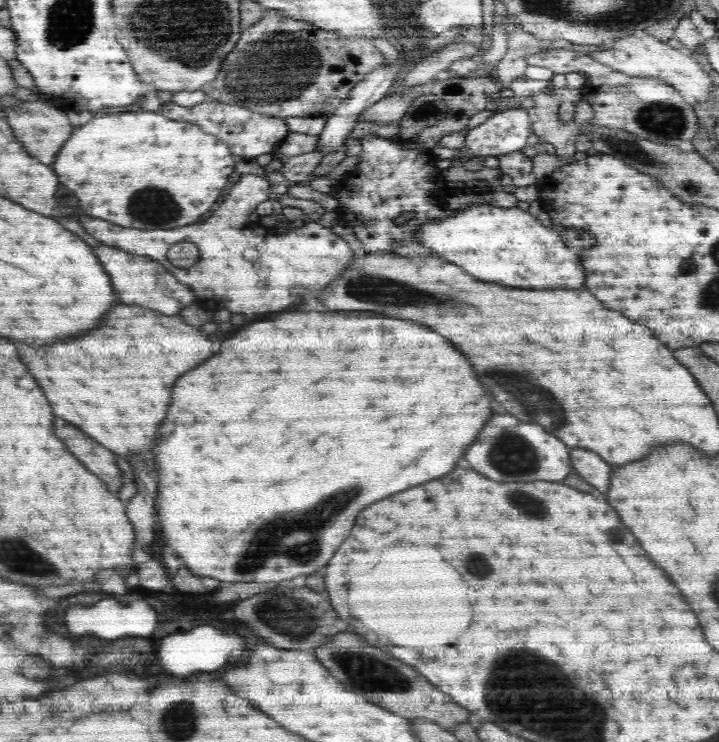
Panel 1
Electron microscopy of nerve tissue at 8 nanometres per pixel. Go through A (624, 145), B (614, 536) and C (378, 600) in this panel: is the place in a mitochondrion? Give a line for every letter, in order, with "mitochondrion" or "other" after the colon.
A: mitochondrion
B: mitochondrion
C: other

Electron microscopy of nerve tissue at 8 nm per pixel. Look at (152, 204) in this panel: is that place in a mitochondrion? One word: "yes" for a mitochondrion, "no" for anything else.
yes

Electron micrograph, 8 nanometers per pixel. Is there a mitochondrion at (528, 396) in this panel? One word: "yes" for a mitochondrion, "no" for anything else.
yes

